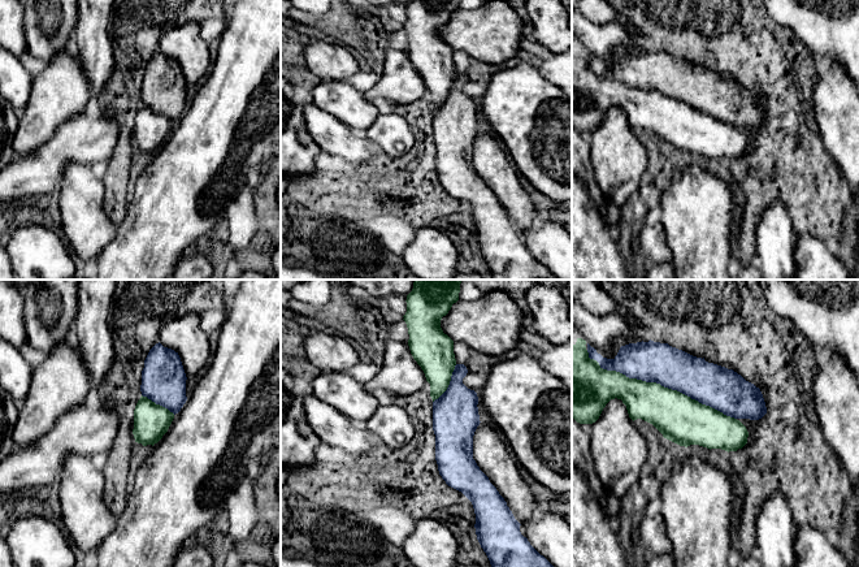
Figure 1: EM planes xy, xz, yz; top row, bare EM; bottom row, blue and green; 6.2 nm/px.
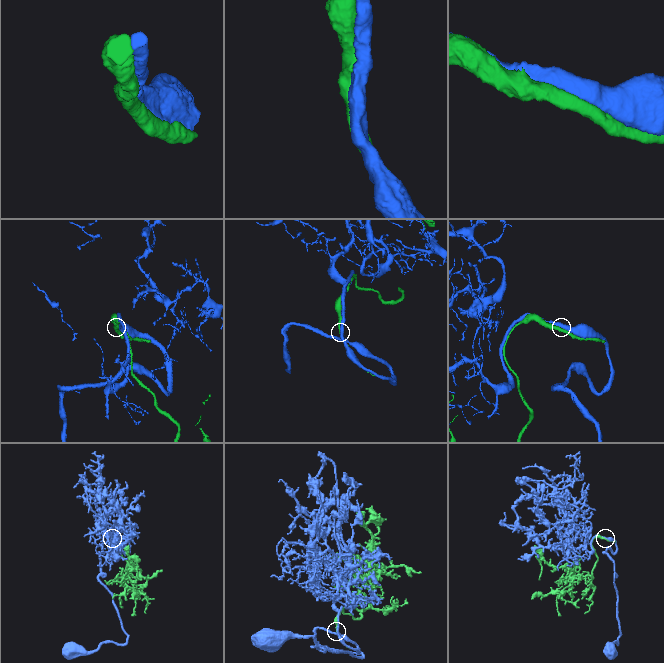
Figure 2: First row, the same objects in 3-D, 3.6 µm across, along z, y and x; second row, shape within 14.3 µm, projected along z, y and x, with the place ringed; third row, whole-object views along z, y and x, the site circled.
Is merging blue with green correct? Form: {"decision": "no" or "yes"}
{"decision": "yes"}

